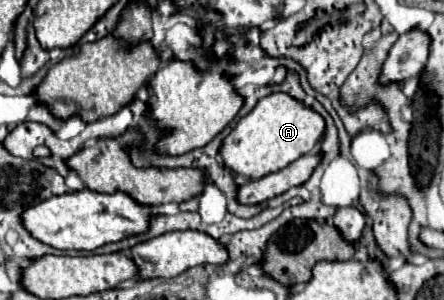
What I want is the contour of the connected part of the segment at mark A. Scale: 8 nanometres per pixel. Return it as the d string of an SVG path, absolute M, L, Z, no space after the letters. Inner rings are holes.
M273 92L261 98L251 114L239 120L231 134L223 140L221 154L225 166L239 176L261 178L279 172L299 156L311 152L325 134L325 120L319 112L285 92Z

